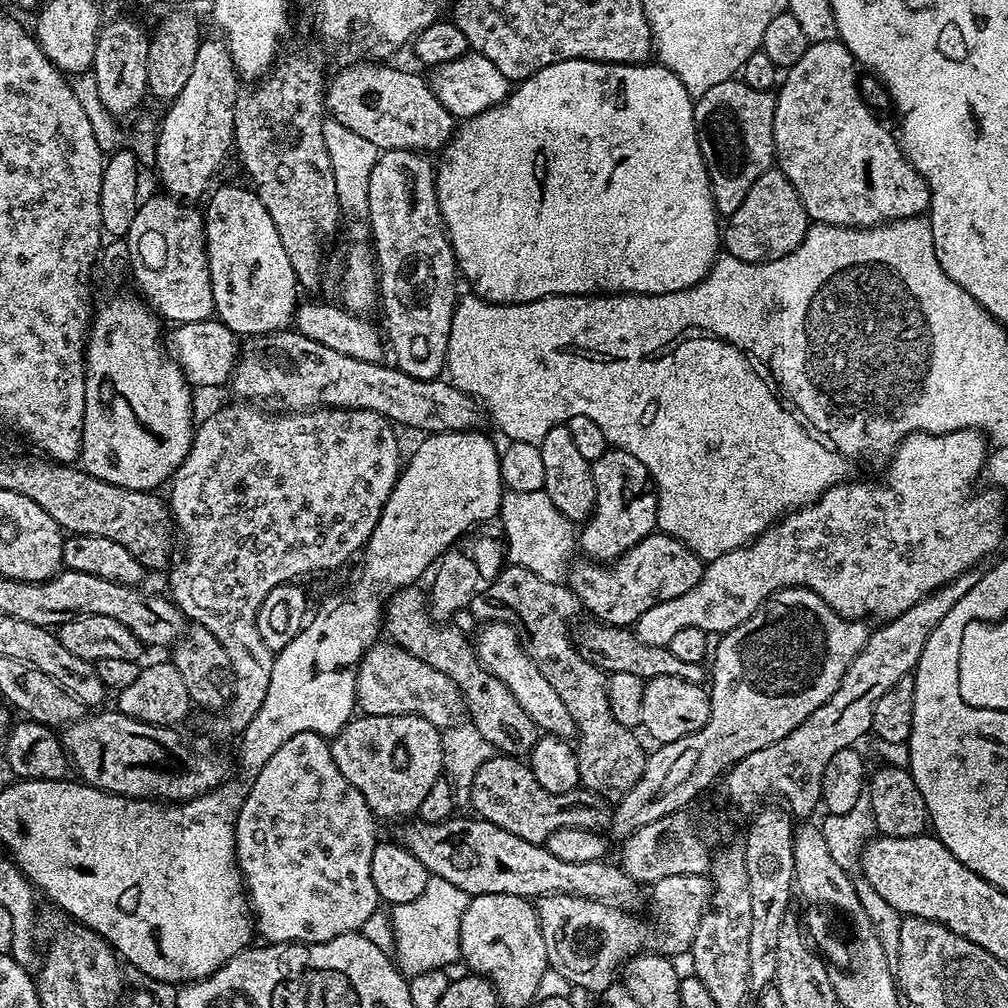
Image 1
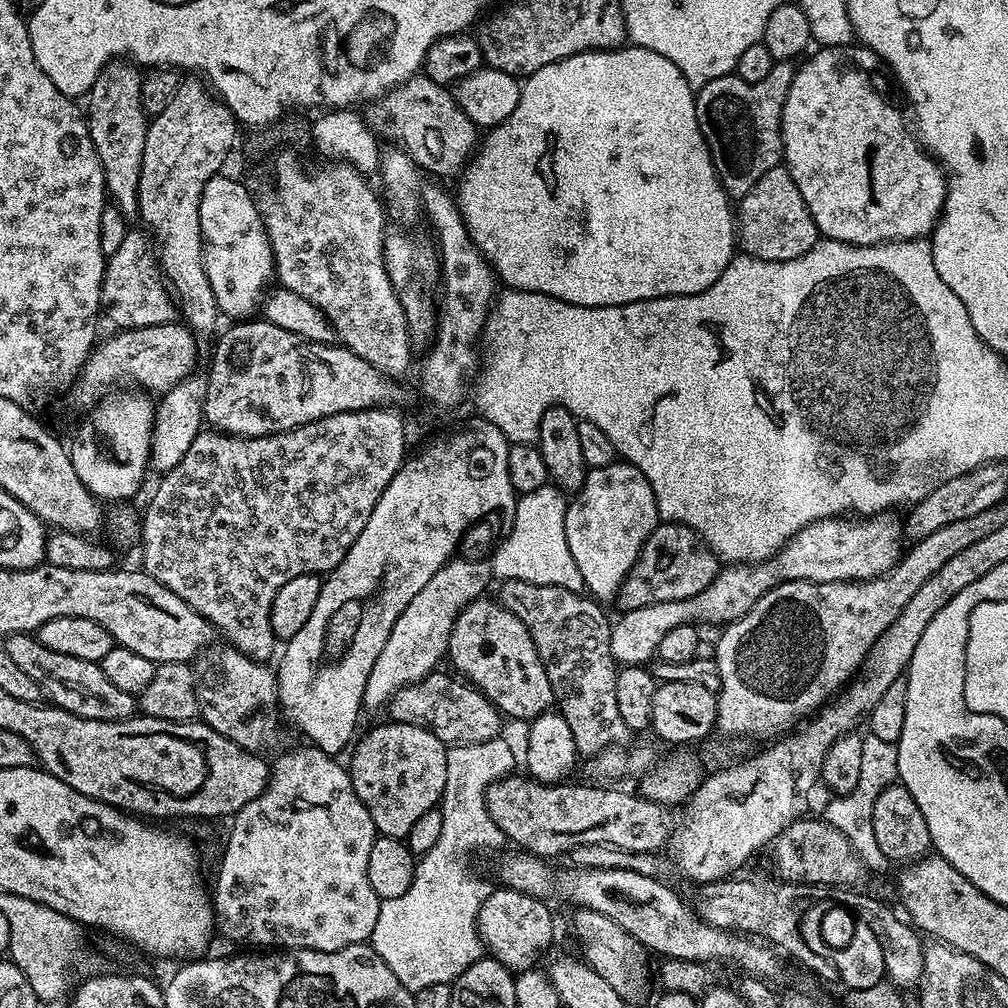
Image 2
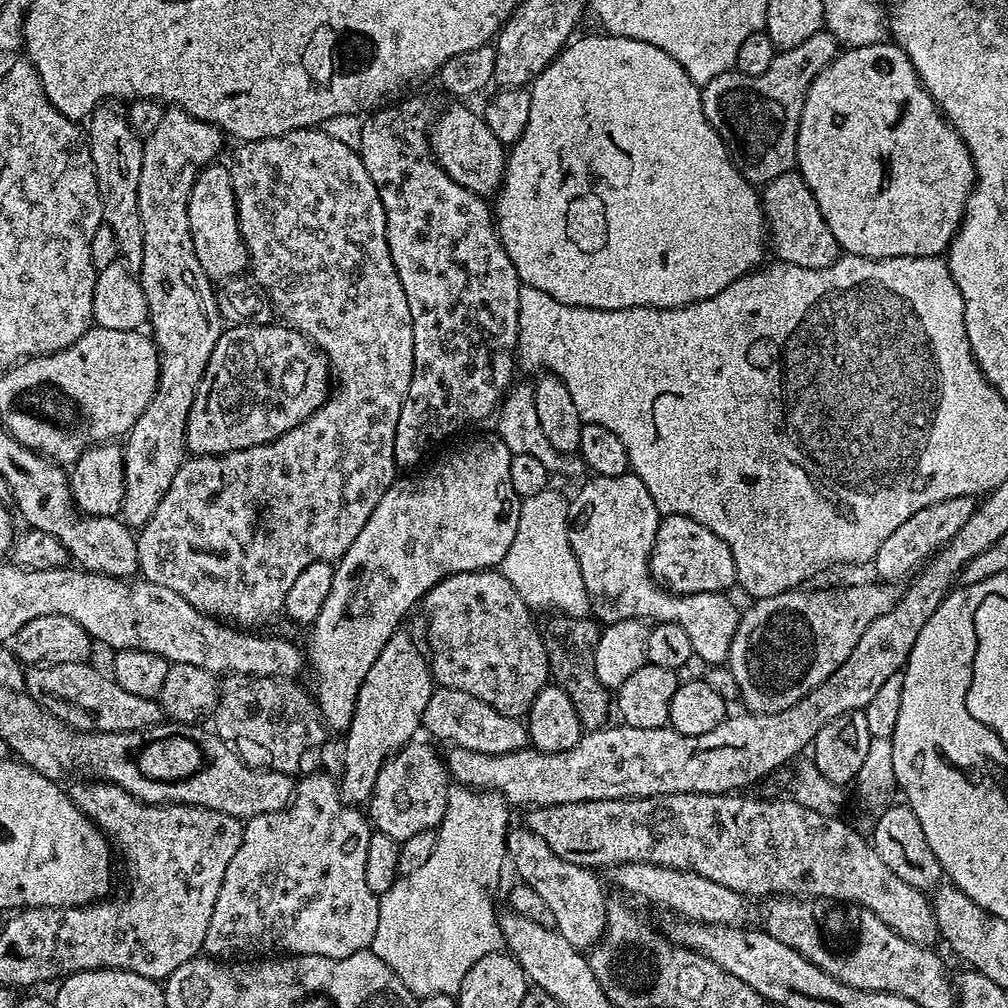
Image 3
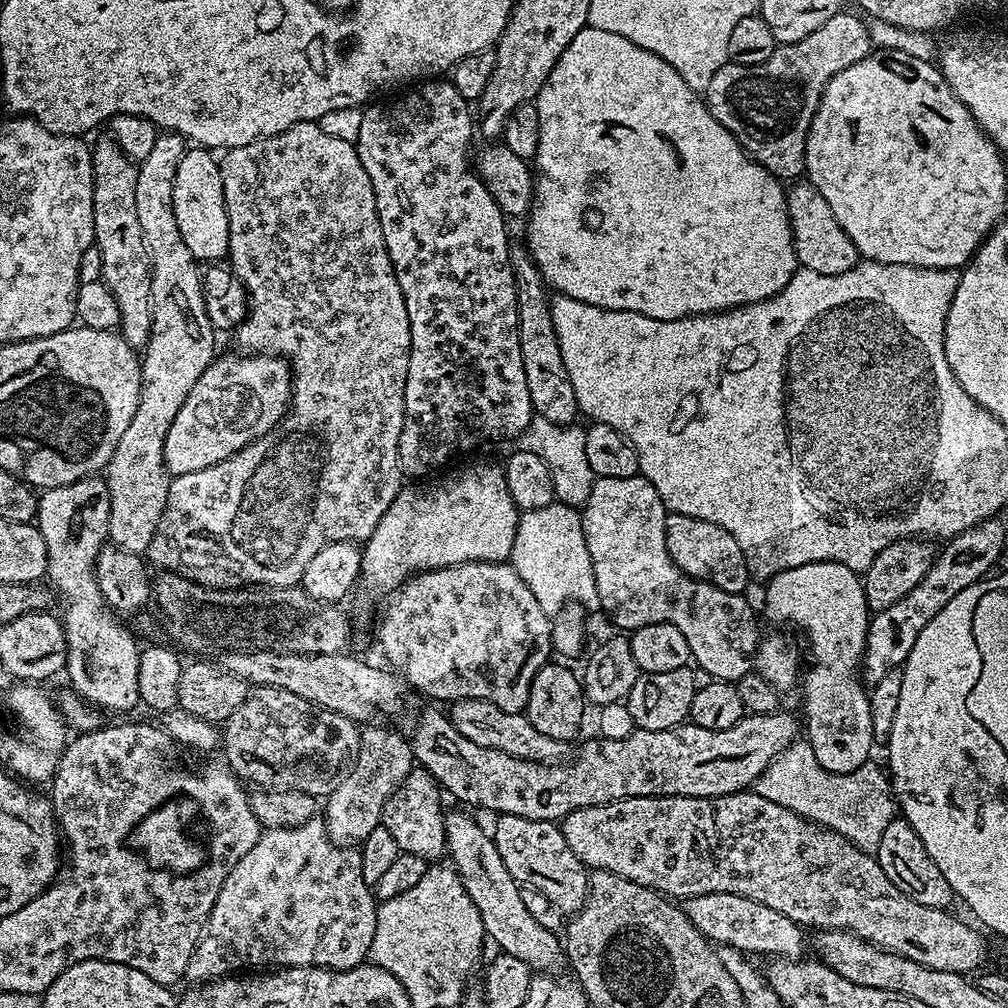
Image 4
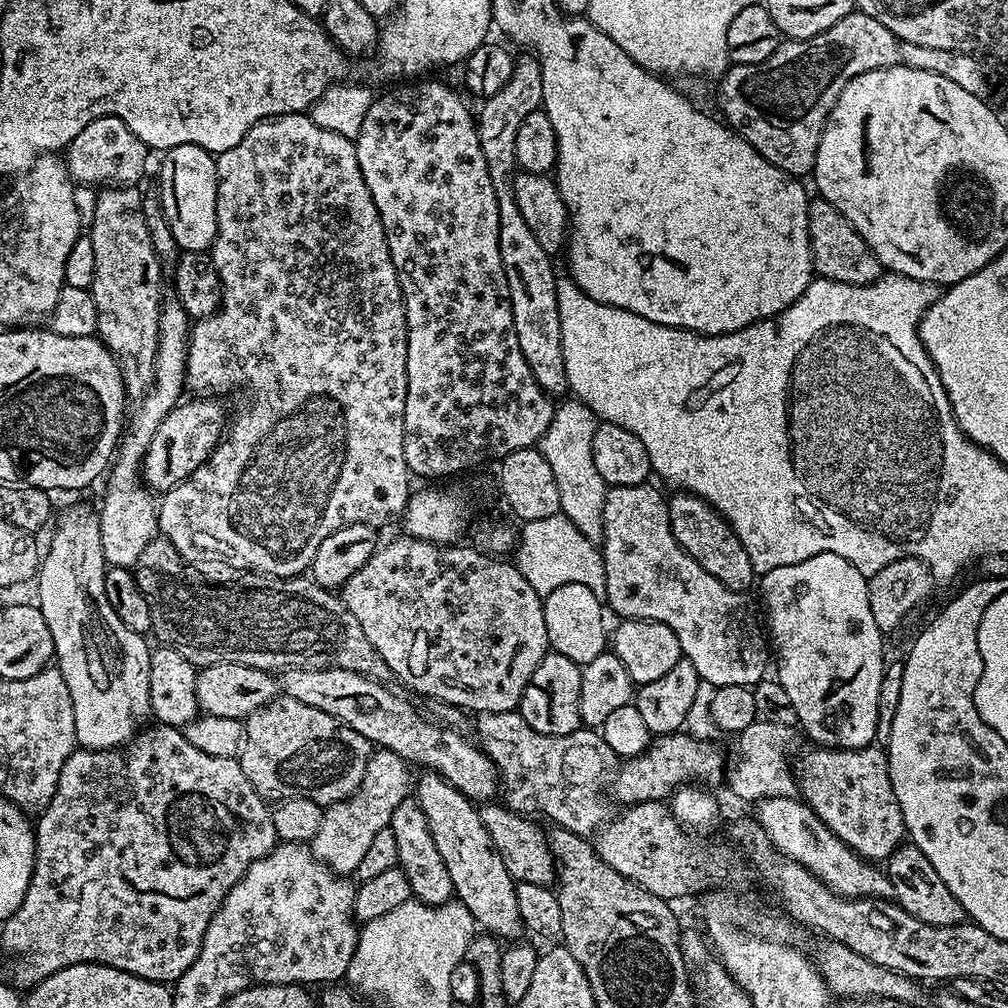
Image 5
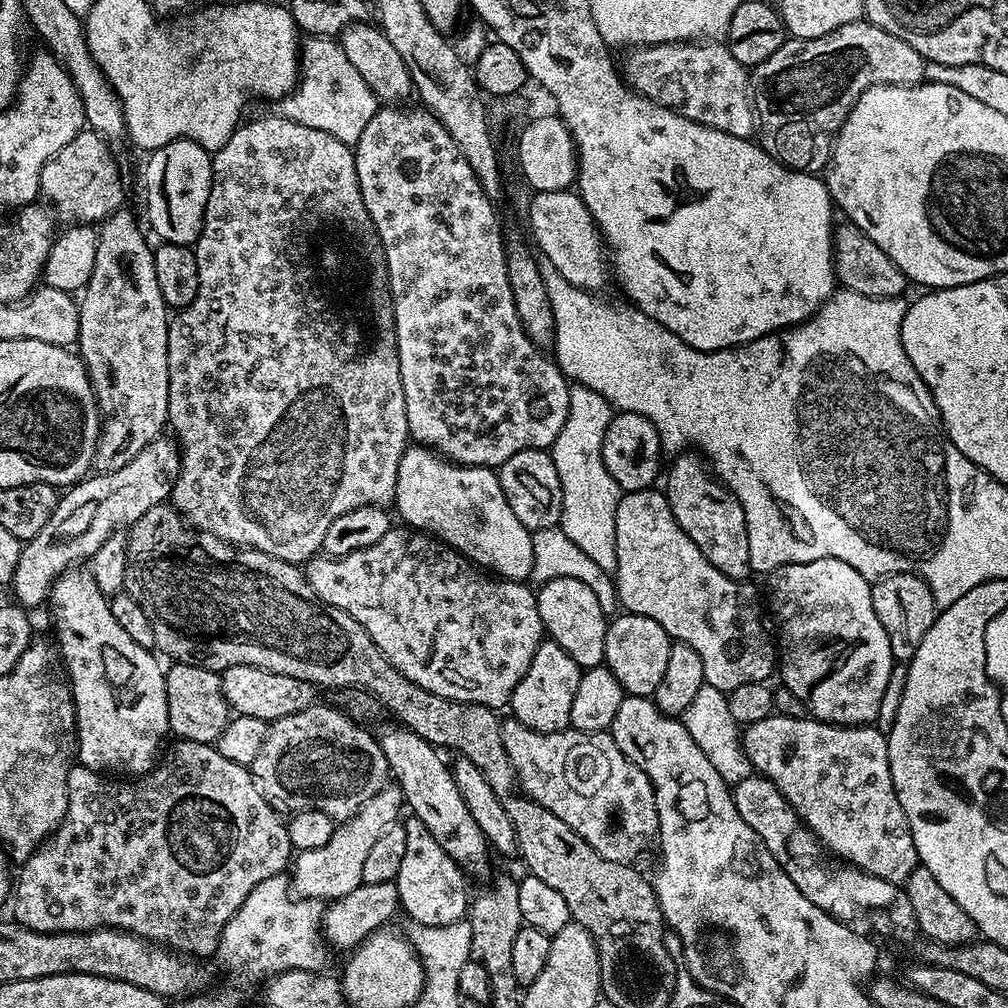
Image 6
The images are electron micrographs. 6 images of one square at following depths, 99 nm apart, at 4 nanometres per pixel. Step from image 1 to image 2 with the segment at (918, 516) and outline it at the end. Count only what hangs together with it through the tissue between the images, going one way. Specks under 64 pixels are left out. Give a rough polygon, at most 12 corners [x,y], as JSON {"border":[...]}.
{"border":[[819,520],[761,564],[612,625],[620,666],[647,665],[674,626],[742,617],[787,580],[859,582],[900,563],[901,521]]}

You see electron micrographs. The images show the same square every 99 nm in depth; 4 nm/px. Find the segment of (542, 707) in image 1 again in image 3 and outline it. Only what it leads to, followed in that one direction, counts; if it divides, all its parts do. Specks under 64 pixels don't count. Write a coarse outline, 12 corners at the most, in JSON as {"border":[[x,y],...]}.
{"border":[[498,570],[424,595],[433,681],[527,717],[549,683]]}

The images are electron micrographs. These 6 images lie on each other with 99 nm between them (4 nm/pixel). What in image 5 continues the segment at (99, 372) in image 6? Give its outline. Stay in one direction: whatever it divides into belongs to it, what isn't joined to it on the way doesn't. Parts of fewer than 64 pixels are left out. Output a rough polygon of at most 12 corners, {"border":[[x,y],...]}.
{"border":[[136,186],[92,208],[96,336],[152,387],[160,267]]}

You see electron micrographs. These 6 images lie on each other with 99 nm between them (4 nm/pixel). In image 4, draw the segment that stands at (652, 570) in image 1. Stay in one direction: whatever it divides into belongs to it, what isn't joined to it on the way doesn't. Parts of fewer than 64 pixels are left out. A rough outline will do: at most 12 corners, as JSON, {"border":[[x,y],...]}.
{"border":[[666,515],[678,570],[718,590],[750,583],[738,542],[714,522]]}

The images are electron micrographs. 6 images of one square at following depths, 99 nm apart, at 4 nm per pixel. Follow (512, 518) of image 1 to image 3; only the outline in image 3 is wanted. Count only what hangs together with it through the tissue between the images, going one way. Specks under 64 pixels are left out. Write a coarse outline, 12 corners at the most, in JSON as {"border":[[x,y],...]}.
{"border":[[569,497],[521,499],[498,571],[529,607],[588,616]]}

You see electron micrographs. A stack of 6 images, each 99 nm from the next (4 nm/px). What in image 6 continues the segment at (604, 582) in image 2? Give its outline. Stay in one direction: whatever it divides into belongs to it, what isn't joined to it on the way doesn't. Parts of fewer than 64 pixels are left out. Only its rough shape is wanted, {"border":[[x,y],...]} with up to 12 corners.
{"border":[[624,492],[614,583],[727,694],[777,667],[752,582]]}

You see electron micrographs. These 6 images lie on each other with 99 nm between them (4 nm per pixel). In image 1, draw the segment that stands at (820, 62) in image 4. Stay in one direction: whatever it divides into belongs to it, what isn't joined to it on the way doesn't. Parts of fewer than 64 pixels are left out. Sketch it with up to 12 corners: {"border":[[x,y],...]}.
{"border":[[739,78],[695,97],[716,210],[773,167],[776,98]]}

